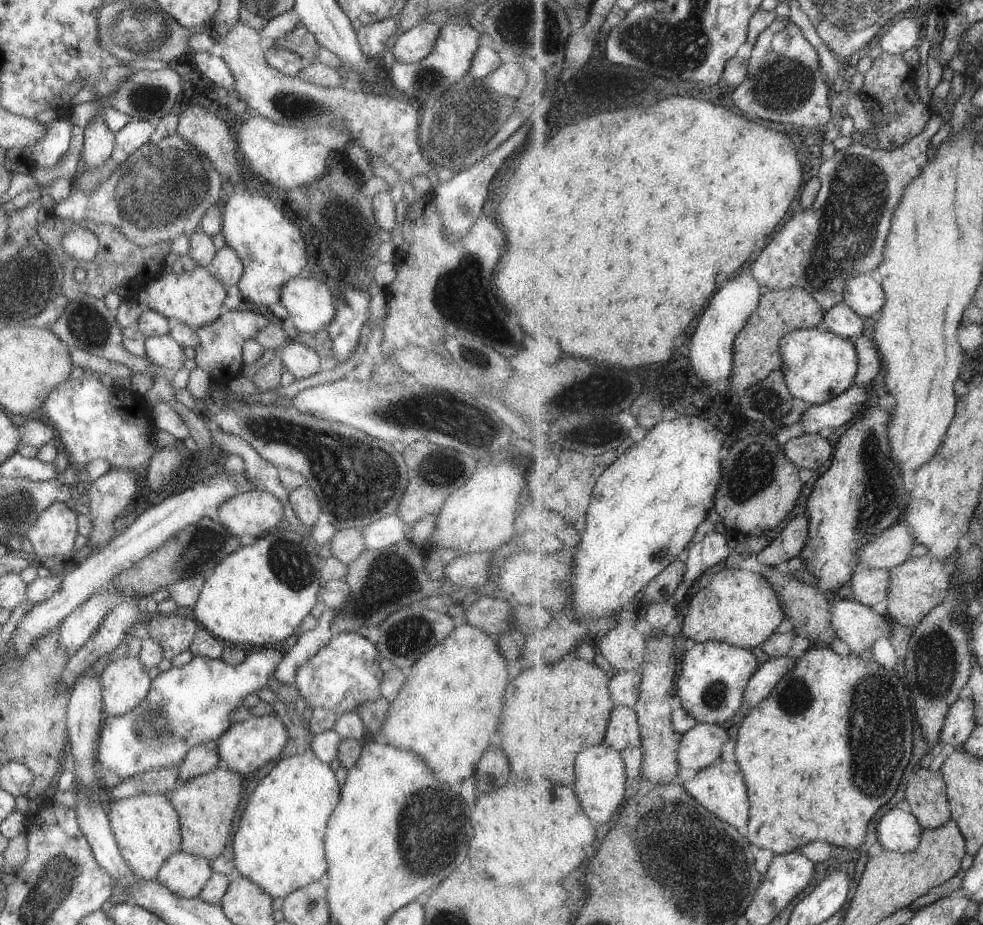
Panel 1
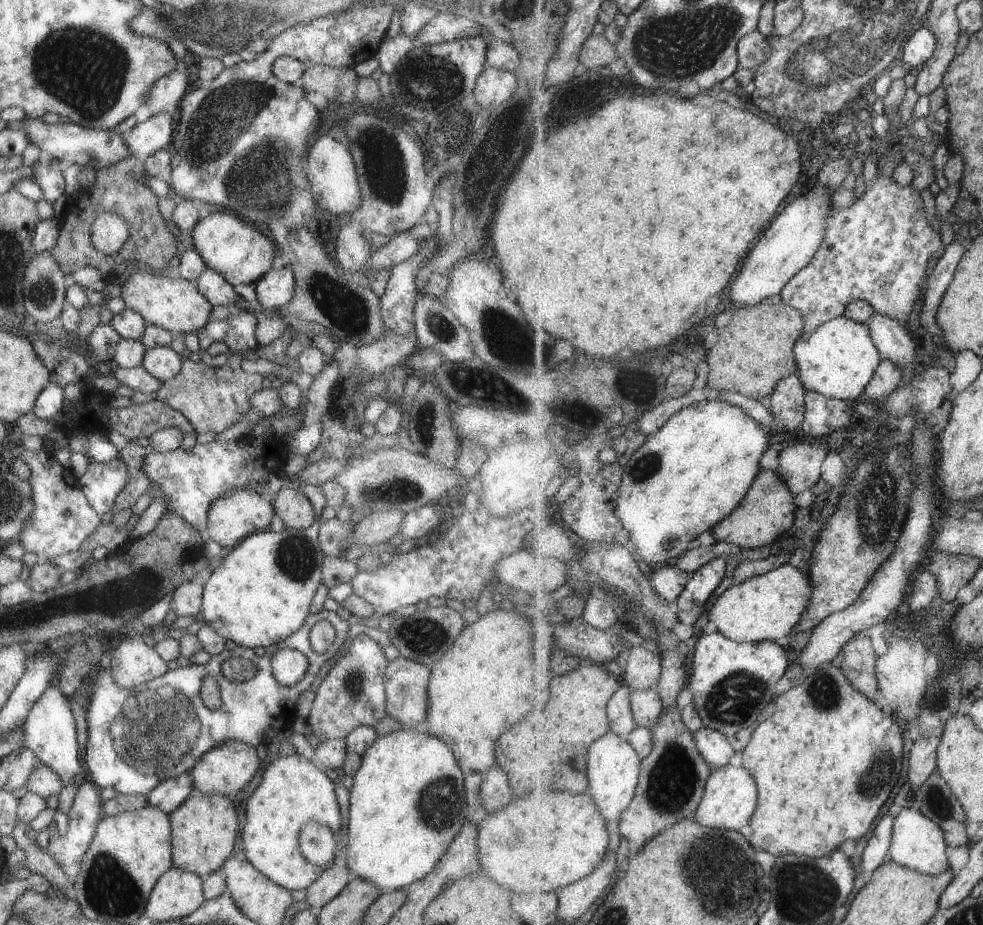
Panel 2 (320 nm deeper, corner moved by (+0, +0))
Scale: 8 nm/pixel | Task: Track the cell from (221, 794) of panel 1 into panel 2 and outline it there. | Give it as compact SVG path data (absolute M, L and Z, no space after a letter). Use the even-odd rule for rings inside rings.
M193 787L189 796L168 814L172 866L196 874L201 880L219 870L231 856L239 832L236 818L231 797L203 794Z

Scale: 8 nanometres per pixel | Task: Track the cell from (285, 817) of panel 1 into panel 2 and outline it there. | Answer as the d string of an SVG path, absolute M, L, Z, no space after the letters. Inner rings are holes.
M293 752L269 761L258 786L247 799L244 813L245 824L240 831L244 858L271 882L288 891L305 889L326 869L327 866L307 862L298 851L298 834L304 824L313 820L329 826L338 835L341 822L333 783L309 759Z

